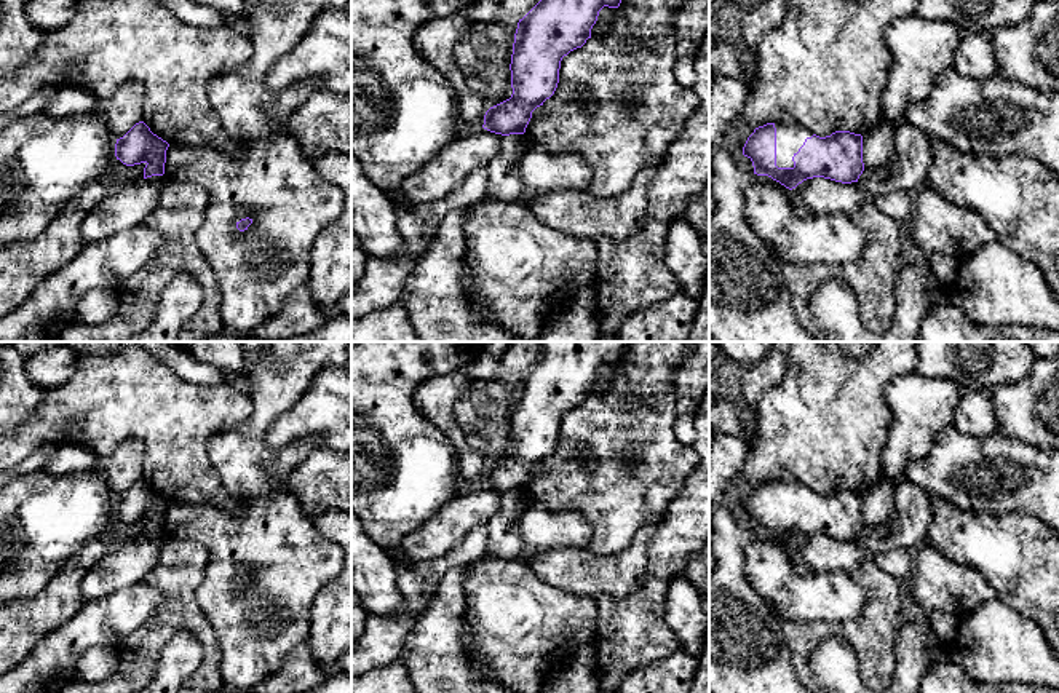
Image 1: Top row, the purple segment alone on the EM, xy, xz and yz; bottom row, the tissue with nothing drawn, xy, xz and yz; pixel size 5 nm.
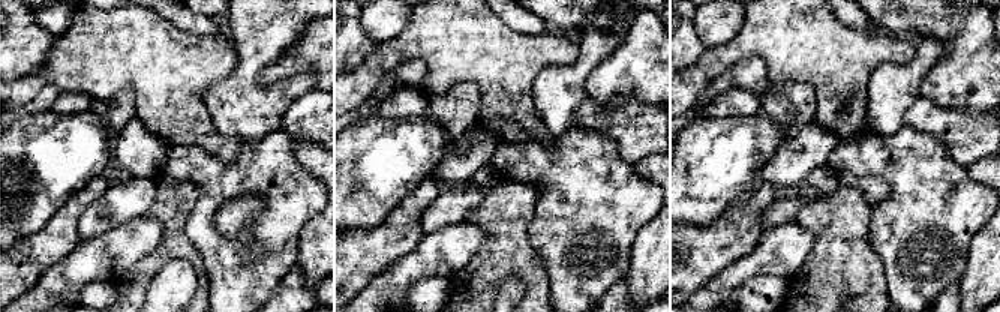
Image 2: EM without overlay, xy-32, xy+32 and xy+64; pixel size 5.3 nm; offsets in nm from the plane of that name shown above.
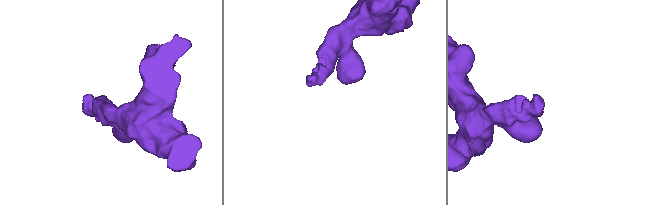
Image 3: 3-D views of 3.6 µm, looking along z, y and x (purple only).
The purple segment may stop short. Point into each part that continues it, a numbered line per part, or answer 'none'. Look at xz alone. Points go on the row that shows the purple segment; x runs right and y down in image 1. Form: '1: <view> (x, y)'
none

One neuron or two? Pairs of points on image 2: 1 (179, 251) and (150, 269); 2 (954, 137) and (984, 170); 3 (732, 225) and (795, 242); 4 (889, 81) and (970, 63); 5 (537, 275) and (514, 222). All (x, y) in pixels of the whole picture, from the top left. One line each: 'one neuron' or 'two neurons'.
1: one neuron
2: two neurons
3: two neurons
4: two neurons
5: one neuron

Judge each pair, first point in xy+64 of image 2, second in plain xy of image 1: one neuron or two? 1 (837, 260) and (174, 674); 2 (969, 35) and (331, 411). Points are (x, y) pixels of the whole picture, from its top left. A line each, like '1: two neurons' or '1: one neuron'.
1: two neurons
2: one neuron

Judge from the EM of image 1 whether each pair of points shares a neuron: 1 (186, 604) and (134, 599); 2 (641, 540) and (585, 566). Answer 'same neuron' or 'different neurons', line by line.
1: different neurons
2: same neuron

